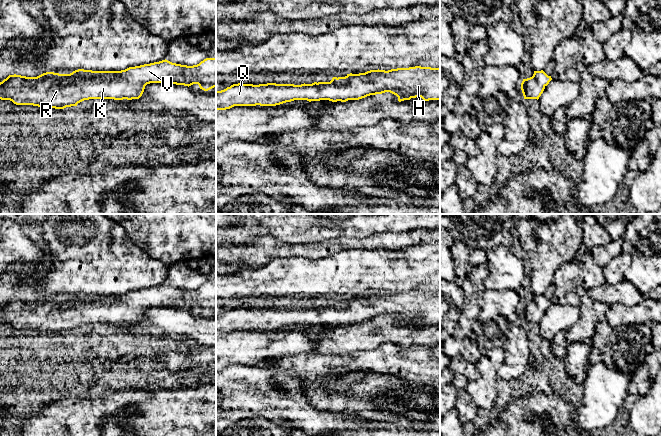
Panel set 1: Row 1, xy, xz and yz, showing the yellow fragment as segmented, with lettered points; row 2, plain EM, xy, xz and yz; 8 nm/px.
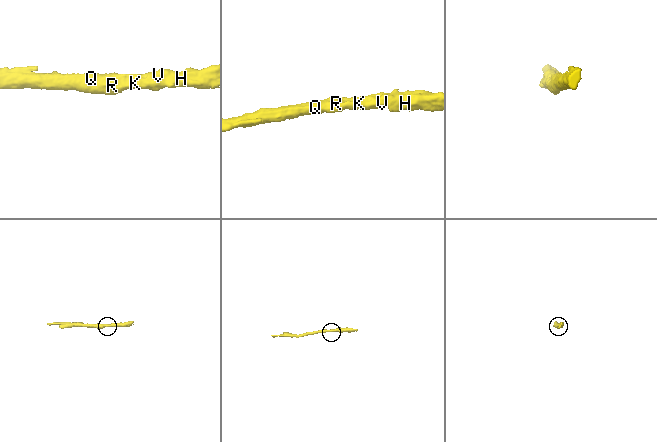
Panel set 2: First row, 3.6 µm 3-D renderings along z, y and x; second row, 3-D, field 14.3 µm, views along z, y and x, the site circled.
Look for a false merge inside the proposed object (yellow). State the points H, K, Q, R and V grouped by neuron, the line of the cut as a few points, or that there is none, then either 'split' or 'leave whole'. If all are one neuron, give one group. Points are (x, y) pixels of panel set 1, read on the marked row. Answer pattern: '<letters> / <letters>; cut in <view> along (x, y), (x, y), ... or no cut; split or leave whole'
H K Q R V; no cut; leave whole

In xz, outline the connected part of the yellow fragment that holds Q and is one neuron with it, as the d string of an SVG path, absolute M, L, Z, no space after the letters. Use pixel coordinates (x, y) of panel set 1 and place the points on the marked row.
M440 68L378 69L333 77L330 82L301 85L238 83L216 91L216 110L234 106L276 106L294 100L346 102L385 92L396 95L399 102L416 97L424 101L440 100Z

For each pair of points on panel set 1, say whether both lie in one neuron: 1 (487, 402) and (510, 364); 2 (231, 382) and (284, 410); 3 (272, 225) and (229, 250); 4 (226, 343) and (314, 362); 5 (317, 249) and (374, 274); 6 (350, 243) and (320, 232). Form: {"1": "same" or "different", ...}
{"1": "different", "2": "same", "3": "different", "4": "different", "5": "different", "6": "different"}

